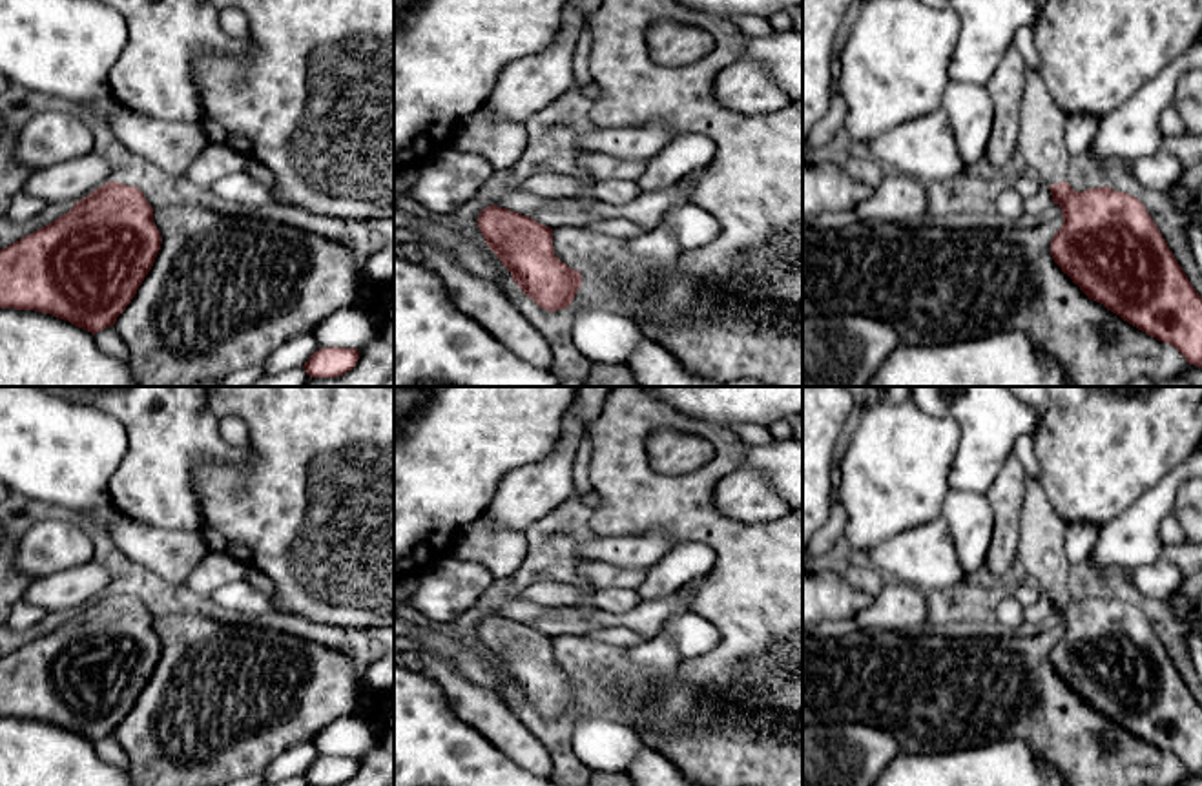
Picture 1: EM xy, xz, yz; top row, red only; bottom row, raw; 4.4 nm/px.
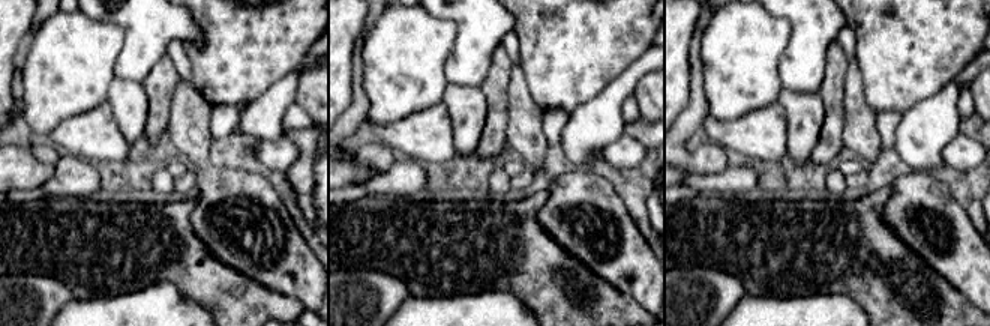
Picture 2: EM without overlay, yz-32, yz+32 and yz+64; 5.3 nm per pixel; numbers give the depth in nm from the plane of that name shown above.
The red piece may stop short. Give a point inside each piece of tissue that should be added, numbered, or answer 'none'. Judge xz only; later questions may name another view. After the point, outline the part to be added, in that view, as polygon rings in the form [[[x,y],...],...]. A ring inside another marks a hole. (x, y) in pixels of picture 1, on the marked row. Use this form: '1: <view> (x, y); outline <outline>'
none

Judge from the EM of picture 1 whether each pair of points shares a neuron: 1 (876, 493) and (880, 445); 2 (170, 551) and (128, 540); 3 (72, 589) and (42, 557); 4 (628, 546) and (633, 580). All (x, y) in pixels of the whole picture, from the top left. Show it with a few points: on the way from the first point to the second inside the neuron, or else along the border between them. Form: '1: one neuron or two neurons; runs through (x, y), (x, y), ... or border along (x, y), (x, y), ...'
1: one neuron; runs through (880, 482), (880, 456)
2: one neuron; runs through (159, 549), (139, 540)
3: two neurons; border along (90, 558), (35, 577), (30, 582)
4: two neurons; border along (590, 562), (648, 569)

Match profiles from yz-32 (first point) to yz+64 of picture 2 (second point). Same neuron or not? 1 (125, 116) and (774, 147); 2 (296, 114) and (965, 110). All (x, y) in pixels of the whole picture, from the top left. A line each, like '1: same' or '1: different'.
1: different
2: same

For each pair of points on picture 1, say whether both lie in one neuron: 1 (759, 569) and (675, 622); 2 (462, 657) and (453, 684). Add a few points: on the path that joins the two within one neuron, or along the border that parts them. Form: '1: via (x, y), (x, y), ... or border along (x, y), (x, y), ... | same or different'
1: border along (688, 610), (719, 630), (719, 642), (712, 650) | different
2: border along (422, 651), (444, 657), (466, 679), (495, 692) | different

